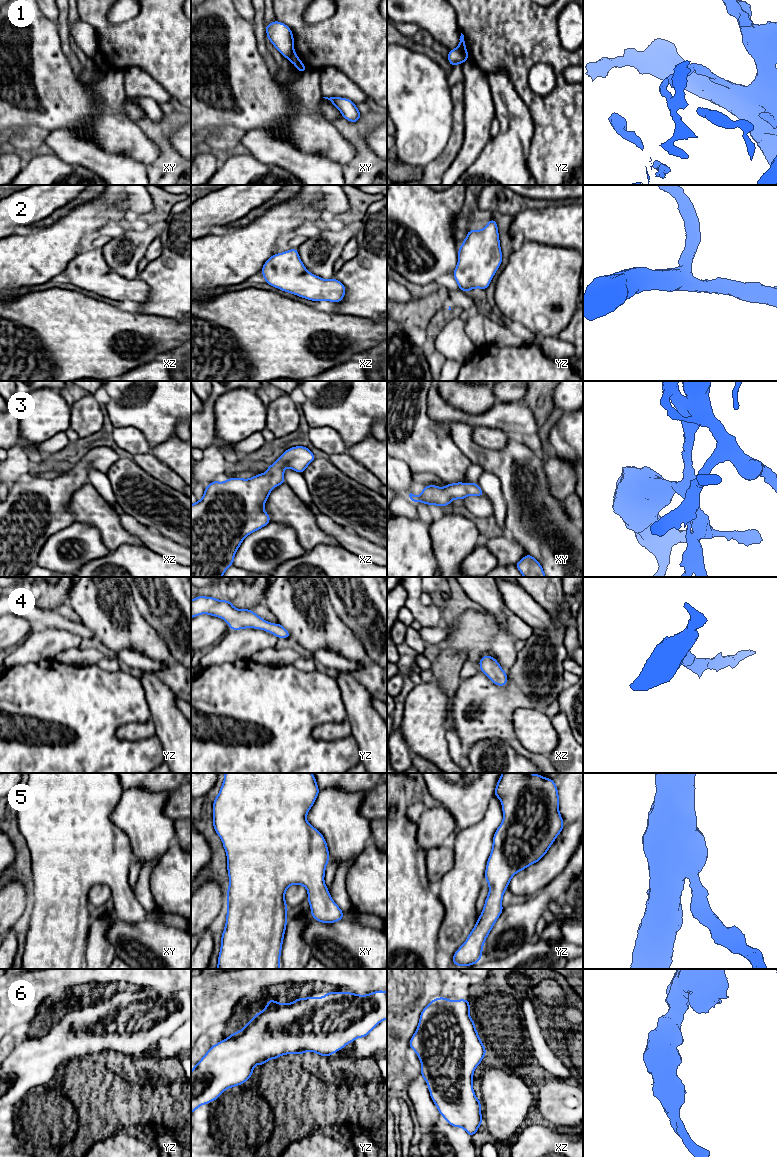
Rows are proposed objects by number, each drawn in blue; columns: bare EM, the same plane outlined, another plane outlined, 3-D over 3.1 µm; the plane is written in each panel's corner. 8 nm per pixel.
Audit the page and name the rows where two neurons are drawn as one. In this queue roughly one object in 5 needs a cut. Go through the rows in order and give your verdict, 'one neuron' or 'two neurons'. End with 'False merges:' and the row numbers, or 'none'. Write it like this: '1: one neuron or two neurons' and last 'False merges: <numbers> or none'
1: two neurons
2: one neuron
3: one neuron
4: one neuron
5: one neuron
6: one neuron
False merges: 1

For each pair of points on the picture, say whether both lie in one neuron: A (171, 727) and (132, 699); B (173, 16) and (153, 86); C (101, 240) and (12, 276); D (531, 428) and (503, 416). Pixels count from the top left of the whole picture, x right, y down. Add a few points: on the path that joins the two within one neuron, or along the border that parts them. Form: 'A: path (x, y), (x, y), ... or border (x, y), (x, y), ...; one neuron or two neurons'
A: border (143, 688), (151, 717); two neurons
B: border (136, 66), (149, 73), (171, 97); two neurons
C: border (100, 234), (96, 238); two neurons
D: path (524, 422), (510, 417); one neuron

